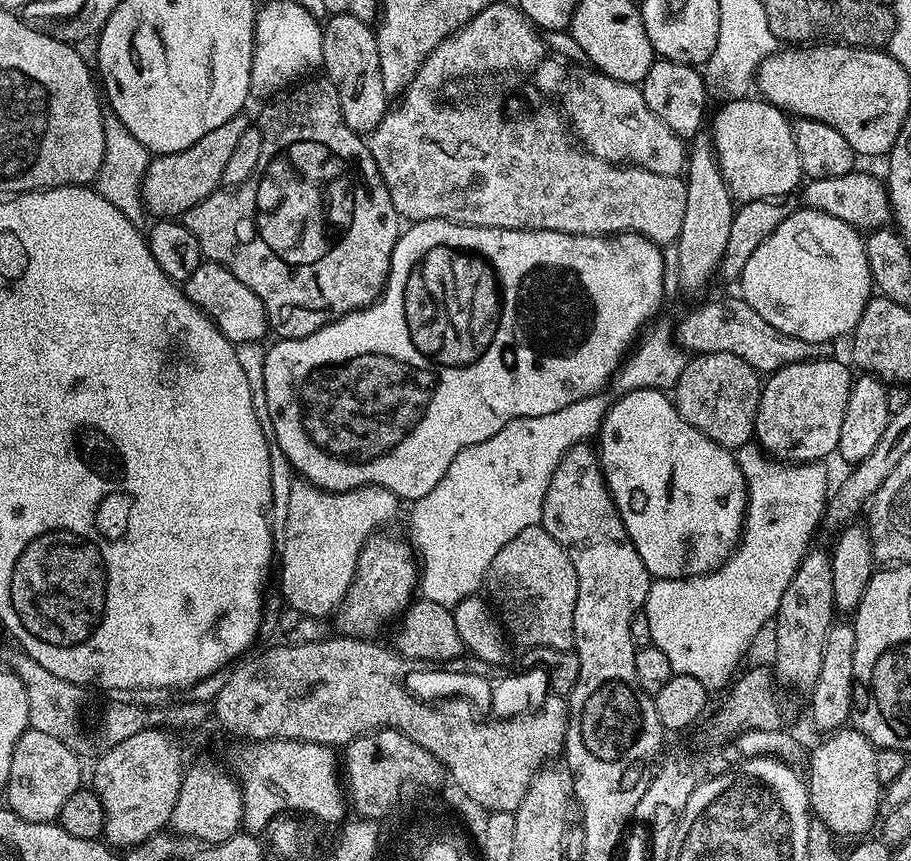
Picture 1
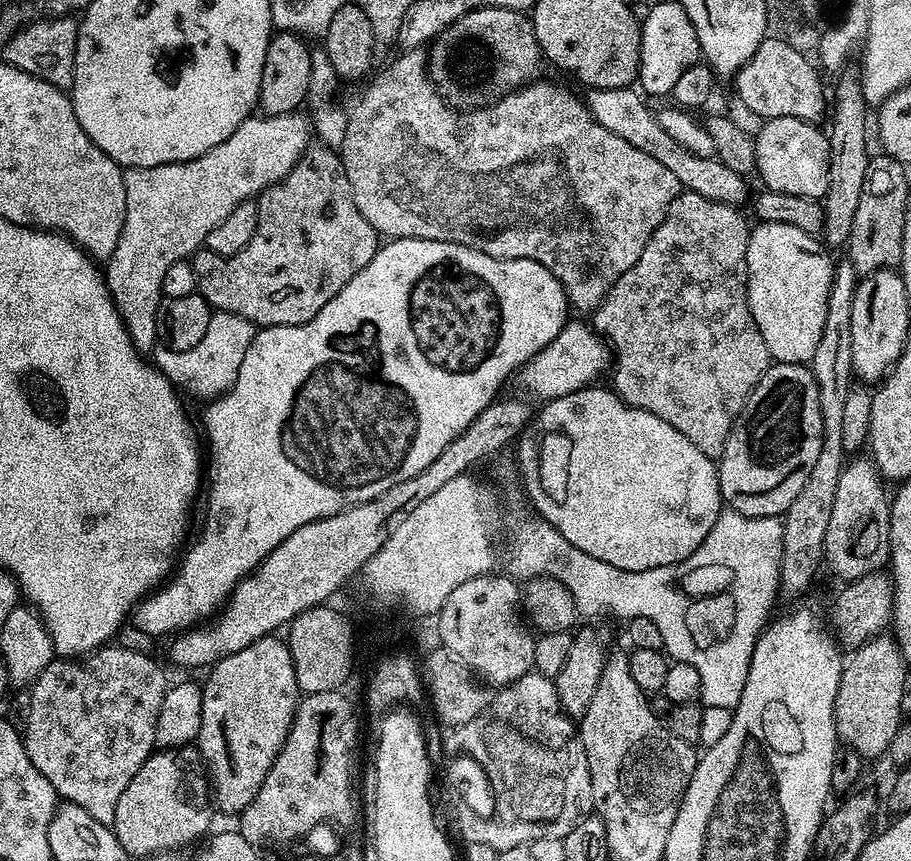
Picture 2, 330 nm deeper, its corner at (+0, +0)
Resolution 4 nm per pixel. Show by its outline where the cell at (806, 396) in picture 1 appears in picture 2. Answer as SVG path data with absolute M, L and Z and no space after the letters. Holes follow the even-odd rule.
M773 363L765 370L763 378L754 386L746 406L740 412L740 417L734 422L730 434L726 438L726 450L722 450L718 461L718 475L720 477L720 498L727 507L734 509L743 516L778 516L783 517L788 511L790 502L798 498L806 478L810 478L810 470L814 470L814 462L818 462L818 454L822 450L824 441L824 427L822 426L822 410L818 410L818 386L811 367L803 364L777 364Z

